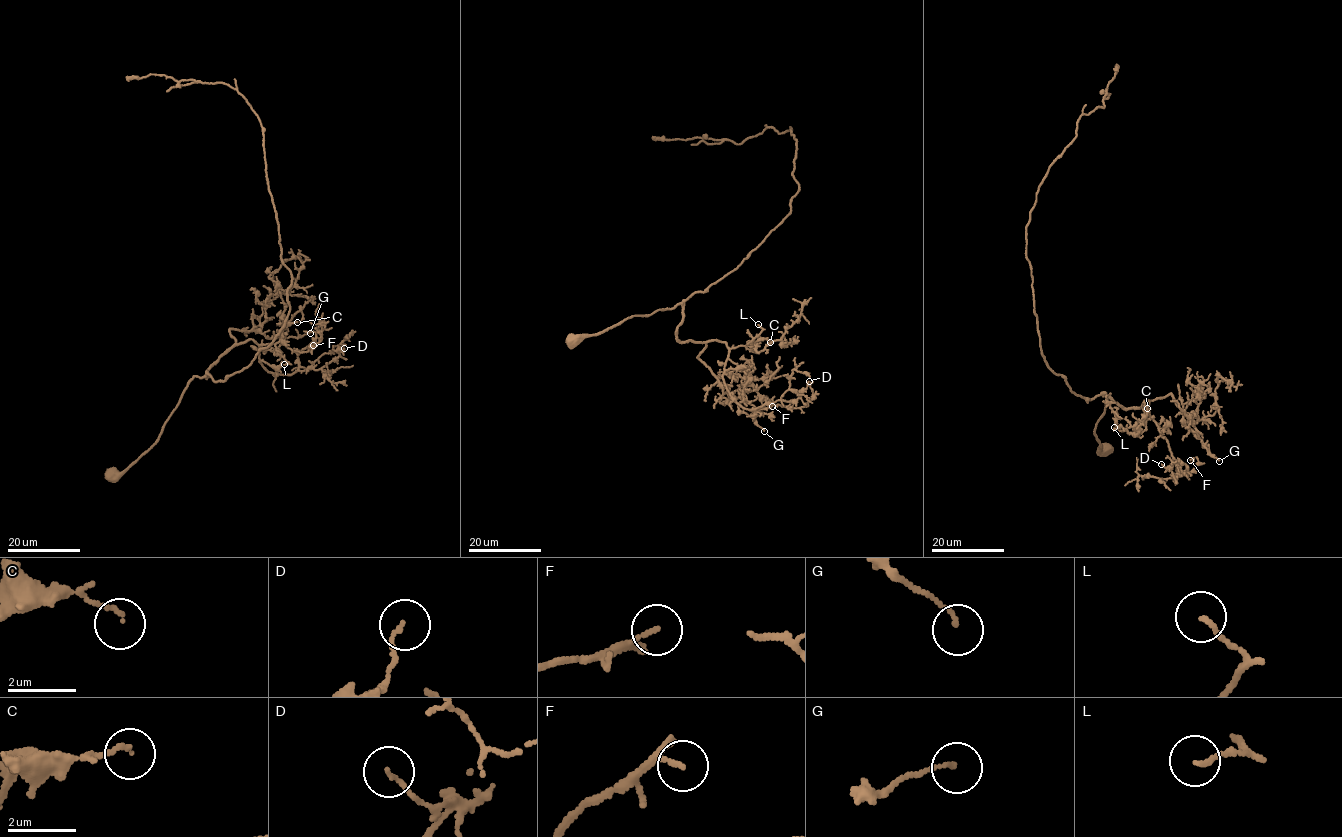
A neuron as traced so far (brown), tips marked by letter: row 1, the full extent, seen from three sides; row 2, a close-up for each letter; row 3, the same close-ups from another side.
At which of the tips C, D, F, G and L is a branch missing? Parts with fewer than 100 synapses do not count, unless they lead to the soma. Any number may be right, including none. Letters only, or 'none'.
F

